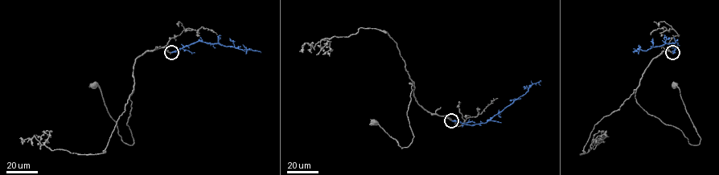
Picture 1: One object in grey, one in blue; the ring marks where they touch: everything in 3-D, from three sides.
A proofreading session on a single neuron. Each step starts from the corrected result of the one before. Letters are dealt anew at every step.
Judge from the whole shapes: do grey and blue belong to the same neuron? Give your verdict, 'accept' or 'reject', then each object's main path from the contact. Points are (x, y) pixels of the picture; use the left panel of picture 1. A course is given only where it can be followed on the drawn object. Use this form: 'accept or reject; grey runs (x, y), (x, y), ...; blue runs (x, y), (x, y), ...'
accept; grey runs (171, 52), (159, 48), (136, 59), (127, 124), (132, 145), (121, 139), (100, 89), (95, 85); blue runs (171, 52), (199, 41), (260, 52)

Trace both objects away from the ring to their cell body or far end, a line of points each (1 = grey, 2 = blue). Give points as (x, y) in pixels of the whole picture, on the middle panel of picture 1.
1: (451, 120), (424, 109), (409, 83), (410, 144), (401, 148), (375, 122)
2: (451, 120), (466, 124), (485, 123), (524, 94), (532, 84), (541, 82)

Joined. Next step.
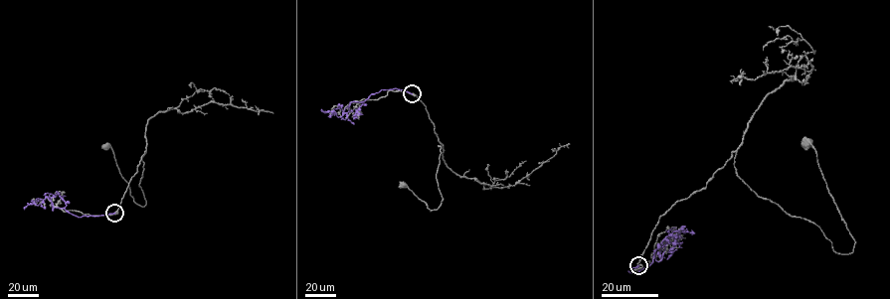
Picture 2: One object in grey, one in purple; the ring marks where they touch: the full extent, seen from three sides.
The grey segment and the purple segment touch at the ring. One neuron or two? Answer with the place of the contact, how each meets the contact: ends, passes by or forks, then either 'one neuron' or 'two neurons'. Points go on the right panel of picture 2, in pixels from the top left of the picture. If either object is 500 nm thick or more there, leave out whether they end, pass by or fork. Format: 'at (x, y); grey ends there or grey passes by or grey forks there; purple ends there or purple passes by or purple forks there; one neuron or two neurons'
at (638, 265); grey passes by; purple ends there; two neurons

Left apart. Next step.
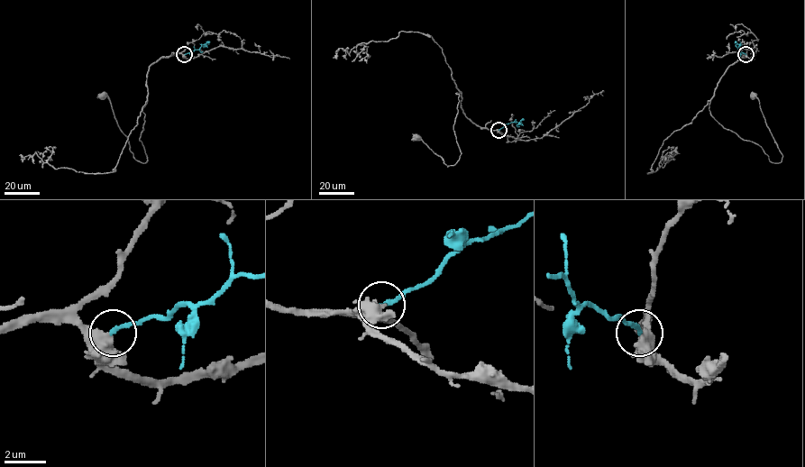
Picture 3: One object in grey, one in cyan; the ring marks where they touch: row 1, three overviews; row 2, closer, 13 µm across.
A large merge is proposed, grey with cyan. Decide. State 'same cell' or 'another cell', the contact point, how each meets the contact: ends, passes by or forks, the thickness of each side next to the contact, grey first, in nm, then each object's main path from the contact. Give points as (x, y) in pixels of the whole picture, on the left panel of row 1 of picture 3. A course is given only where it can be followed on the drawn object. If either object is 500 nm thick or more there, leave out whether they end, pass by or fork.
same cell | (184, 54) | 600/190 nm | grey via (184, 54), (162, 57), (150, 67), (140, 140), (147, 156), (145, 163), (133, 156), (110, 100), (104, 96) | cyan via (184, 54), (198, 50), (201, 44), (205, 47)

